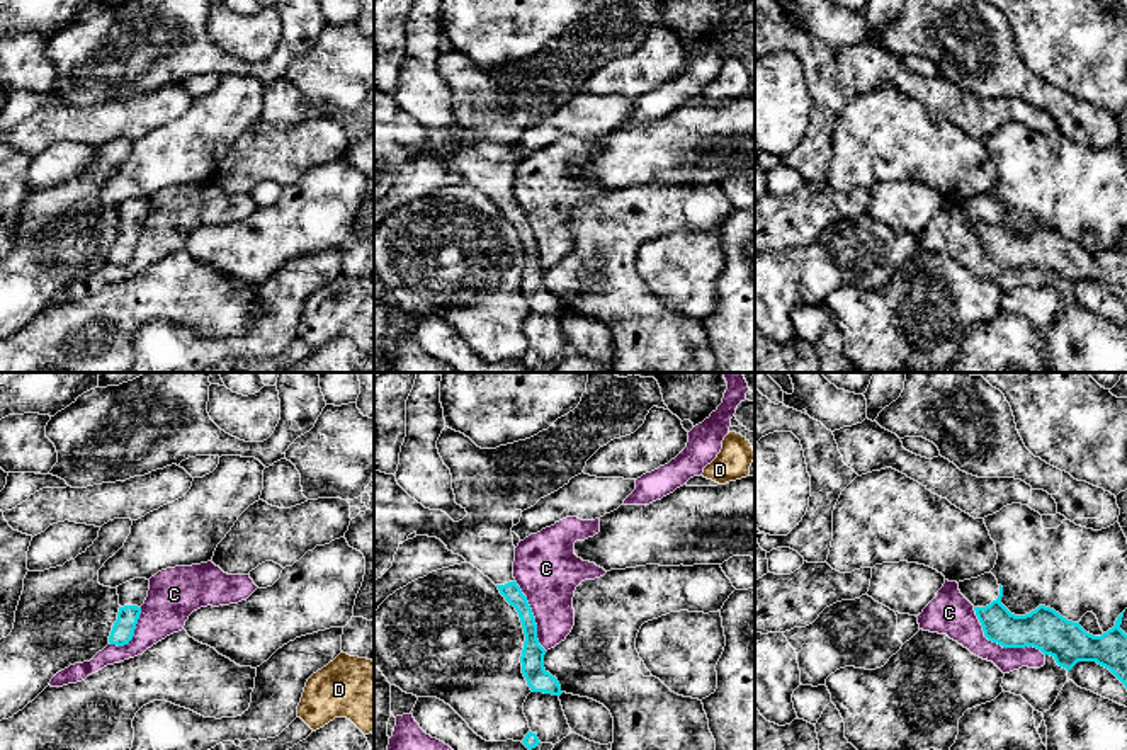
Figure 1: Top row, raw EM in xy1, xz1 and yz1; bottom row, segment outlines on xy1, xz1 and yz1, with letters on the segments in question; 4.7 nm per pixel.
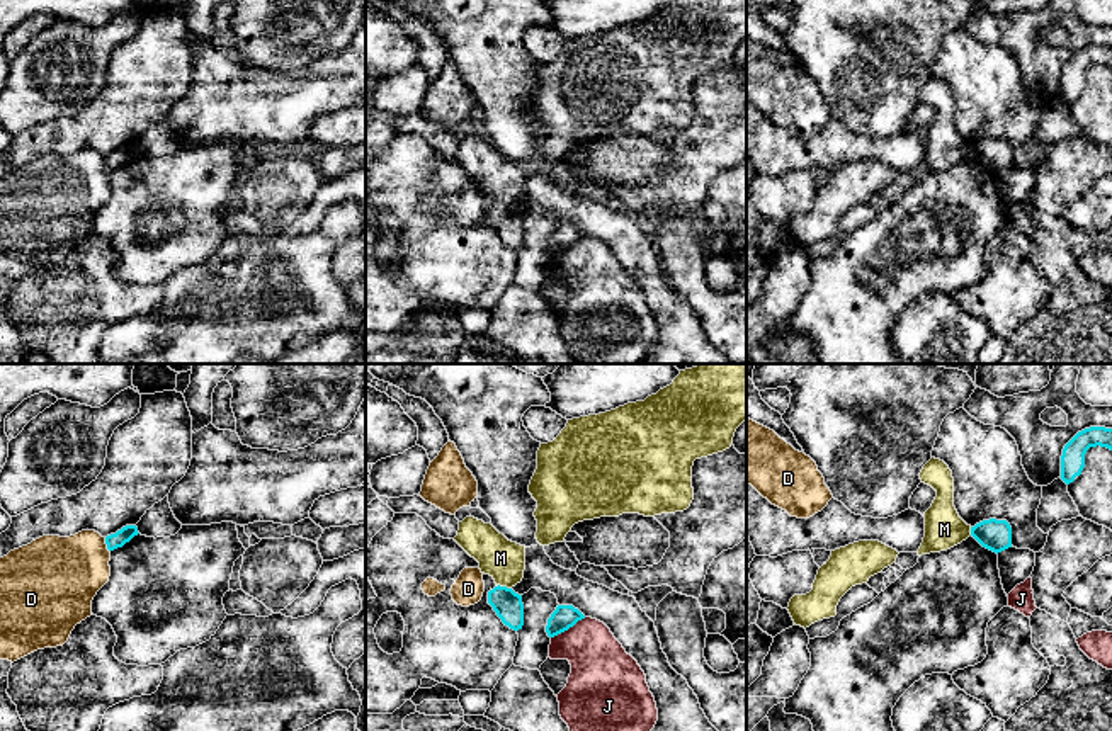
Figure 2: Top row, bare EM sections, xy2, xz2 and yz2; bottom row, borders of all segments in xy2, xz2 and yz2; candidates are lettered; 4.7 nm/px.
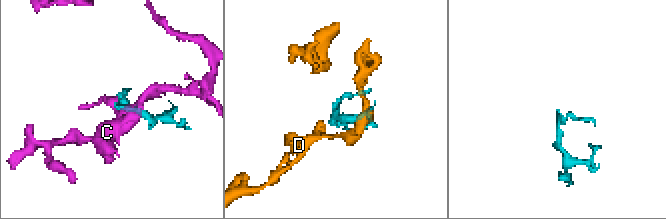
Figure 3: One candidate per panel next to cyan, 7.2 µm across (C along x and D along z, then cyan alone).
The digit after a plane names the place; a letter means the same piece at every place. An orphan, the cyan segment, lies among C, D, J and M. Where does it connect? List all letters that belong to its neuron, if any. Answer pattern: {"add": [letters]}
{"add": []}

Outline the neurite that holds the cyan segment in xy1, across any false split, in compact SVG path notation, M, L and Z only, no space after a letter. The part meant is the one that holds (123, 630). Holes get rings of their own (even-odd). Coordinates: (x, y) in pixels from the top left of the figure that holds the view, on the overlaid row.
M134 578L117 587L121 607L109 636L110 645L124 646L133 639L148 590L150 580L146 578Z

